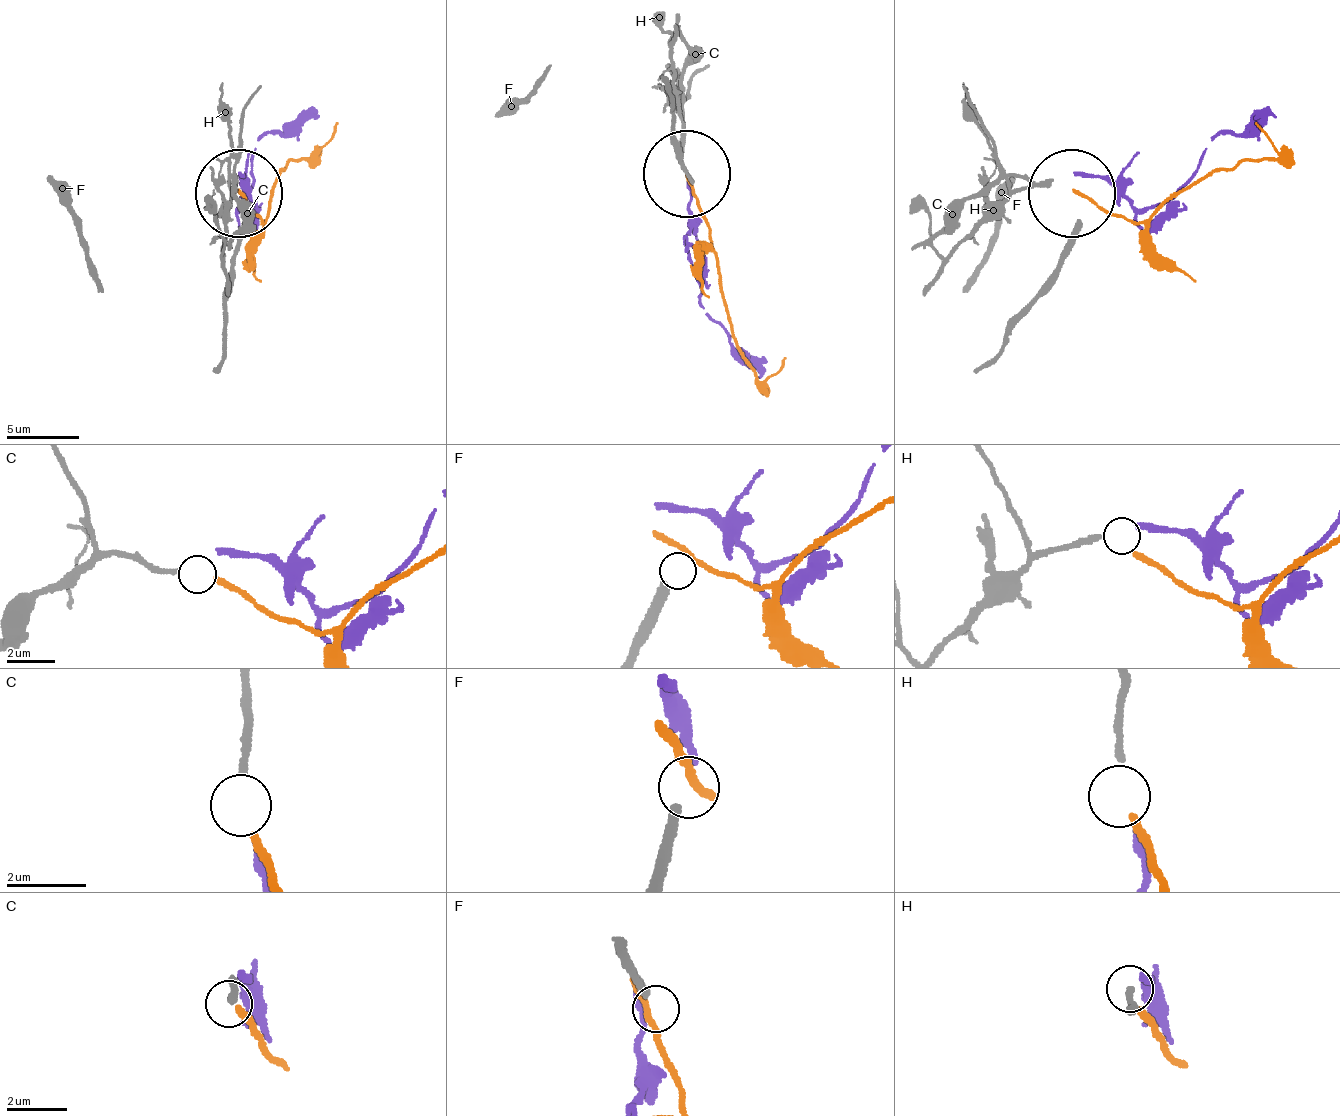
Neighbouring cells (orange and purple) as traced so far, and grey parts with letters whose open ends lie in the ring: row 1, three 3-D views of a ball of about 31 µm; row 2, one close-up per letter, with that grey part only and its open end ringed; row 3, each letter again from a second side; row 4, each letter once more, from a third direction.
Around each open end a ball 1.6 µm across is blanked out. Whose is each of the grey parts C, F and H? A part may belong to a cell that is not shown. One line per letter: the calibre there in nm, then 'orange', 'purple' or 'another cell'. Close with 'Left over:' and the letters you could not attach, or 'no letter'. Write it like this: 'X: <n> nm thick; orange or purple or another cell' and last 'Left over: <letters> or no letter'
C: 170 nm thick; orange
F: 280 nm thick; another cell
H: 180 nm thick; purple
Left over: F

